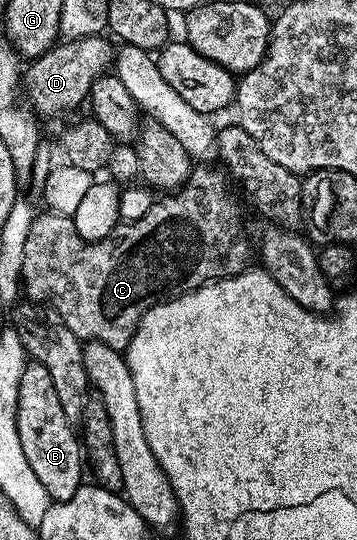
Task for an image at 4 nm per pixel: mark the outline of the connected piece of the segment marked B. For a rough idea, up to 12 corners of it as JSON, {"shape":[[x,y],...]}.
{"shape":[[46,365],[18,387],[18,441],[52,503],[82,486],[82,443]]}

